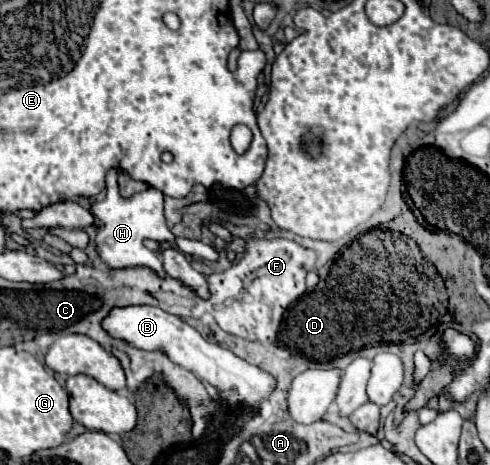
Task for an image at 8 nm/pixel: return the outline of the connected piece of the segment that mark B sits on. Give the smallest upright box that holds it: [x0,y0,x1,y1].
[101,305,275,410]

